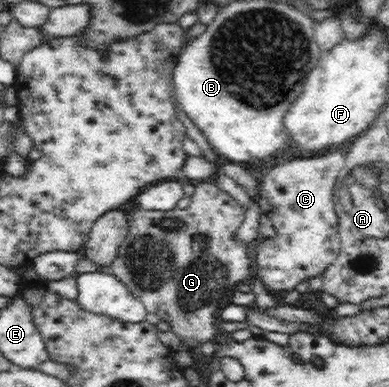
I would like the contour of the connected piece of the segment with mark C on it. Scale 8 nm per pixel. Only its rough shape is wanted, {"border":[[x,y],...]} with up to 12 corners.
{"border":[[342,151],[260,179],[274,236],[252,244],[277,294],[323,277],[340,253]]}

